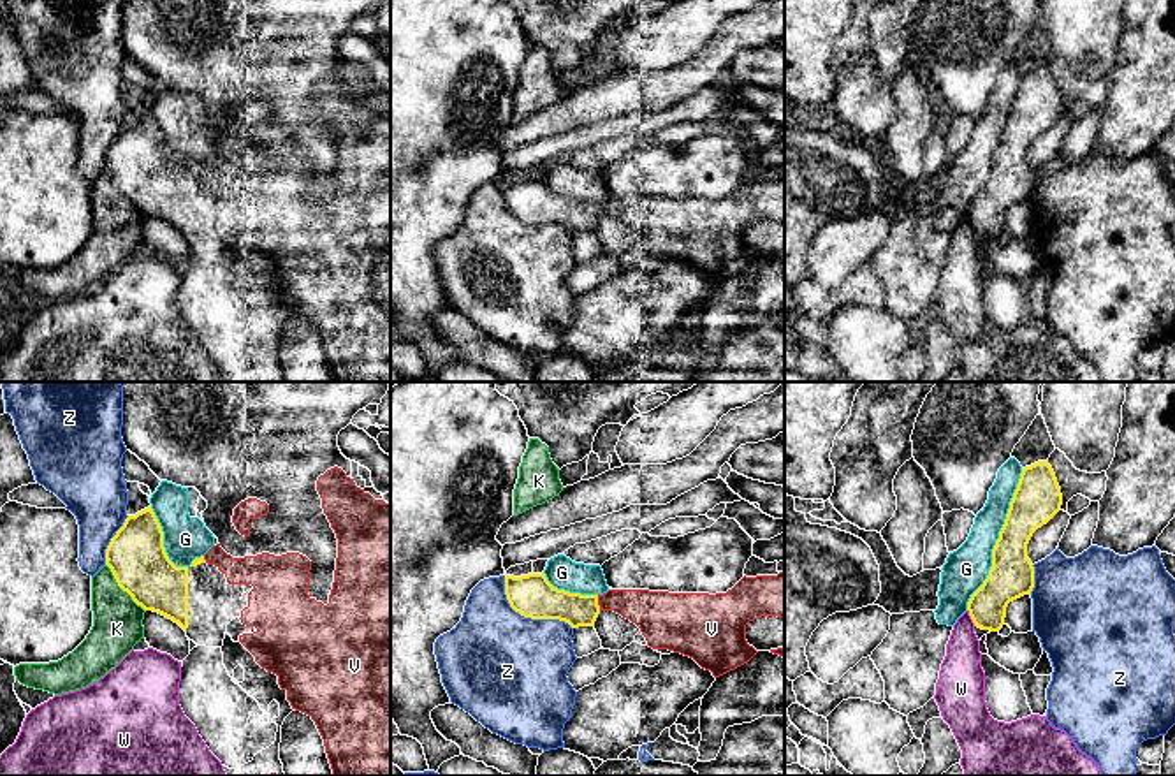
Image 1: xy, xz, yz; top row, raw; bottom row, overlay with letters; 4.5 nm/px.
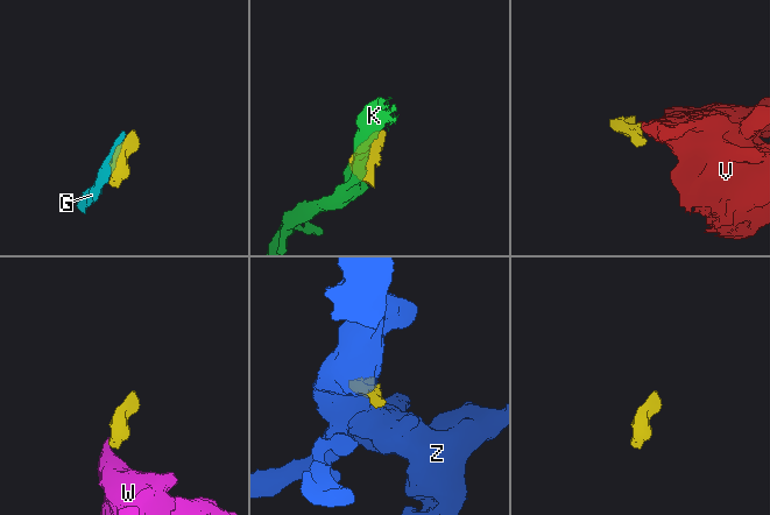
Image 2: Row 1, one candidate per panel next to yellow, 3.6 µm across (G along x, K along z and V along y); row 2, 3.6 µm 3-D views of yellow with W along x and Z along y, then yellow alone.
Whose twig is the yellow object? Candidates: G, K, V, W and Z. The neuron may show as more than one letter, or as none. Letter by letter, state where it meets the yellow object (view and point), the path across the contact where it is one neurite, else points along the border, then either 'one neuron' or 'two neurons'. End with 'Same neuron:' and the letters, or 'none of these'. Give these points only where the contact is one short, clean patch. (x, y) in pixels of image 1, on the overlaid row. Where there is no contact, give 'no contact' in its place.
G: contact yz (998, 539); two neurons
K: contact xy (122, 588); border xy (106, 563), (115, 581), (145, 611); two neurons
V: contact xz (597, 602); way xz (542, 600), (551, 604), (597, 602), (628, 602), (649, 611); one neuron
W: contact yz (971, 618); border yz (968, 609), (975, 625); two neurons
Z: contact xz (526, 616); two neurons
Same neuron: V

